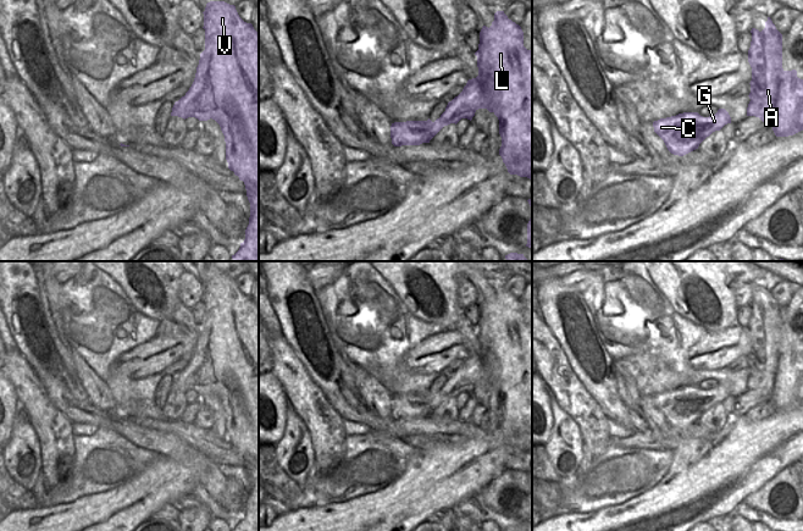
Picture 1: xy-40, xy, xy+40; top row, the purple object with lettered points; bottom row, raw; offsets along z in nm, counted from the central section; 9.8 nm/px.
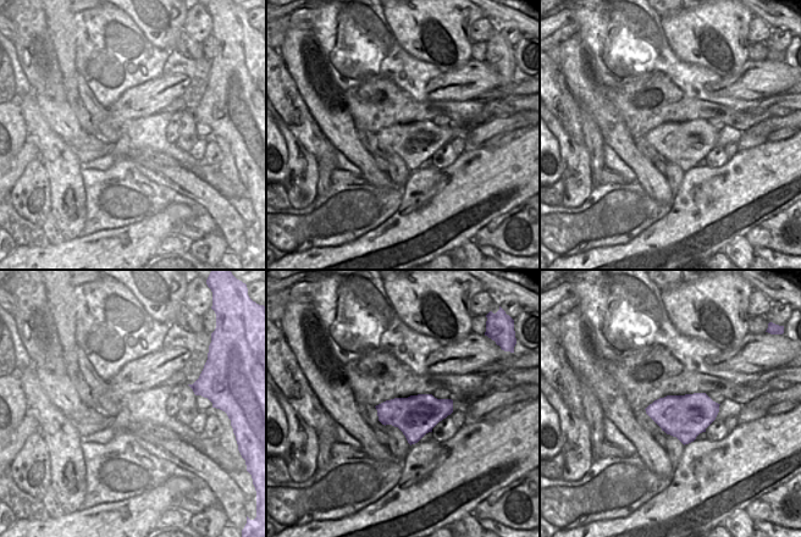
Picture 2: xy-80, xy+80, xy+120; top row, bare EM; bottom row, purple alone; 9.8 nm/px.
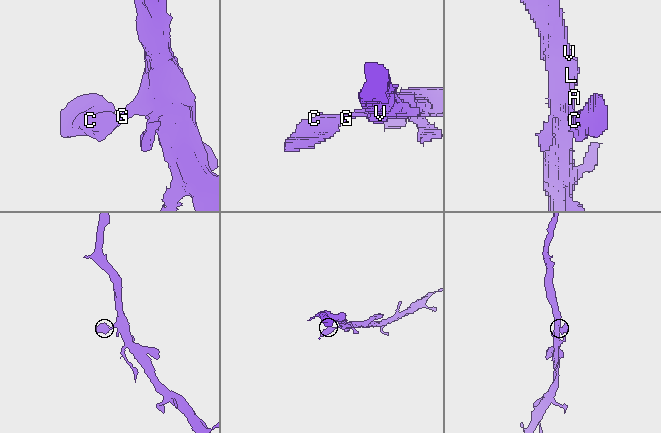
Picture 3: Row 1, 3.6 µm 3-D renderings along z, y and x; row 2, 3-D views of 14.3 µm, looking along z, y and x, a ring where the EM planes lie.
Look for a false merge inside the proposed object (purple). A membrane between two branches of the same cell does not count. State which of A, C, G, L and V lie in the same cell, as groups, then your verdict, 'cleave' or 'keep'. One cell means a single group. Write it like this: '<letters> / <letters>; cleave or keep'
A C G L V; keep

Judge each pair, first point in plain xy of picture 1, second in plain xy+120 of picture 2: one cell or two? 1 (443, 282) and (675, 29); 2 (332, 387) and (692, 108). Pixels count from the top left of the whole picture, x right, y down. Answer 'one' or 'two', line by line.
1: one
2: two

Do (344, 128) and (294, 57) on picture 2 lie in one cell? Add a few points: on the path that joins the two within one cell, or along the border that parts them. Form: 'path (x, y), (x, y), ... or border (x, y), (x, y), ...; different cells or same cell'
path (326, 111), (307, 86), (303, 76); same cell

